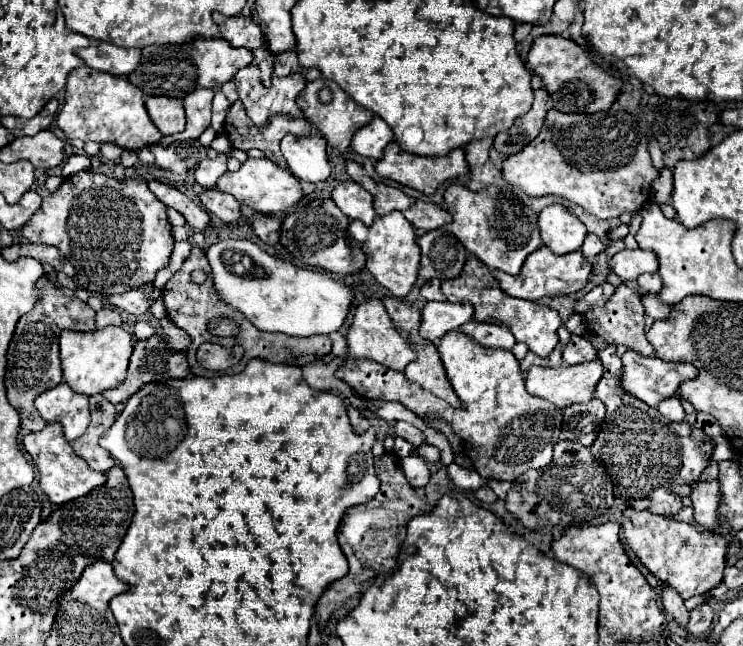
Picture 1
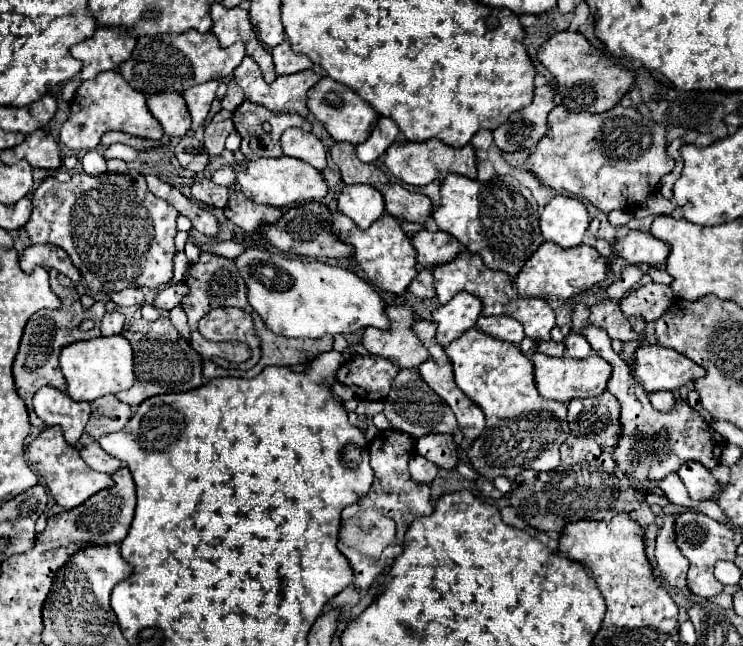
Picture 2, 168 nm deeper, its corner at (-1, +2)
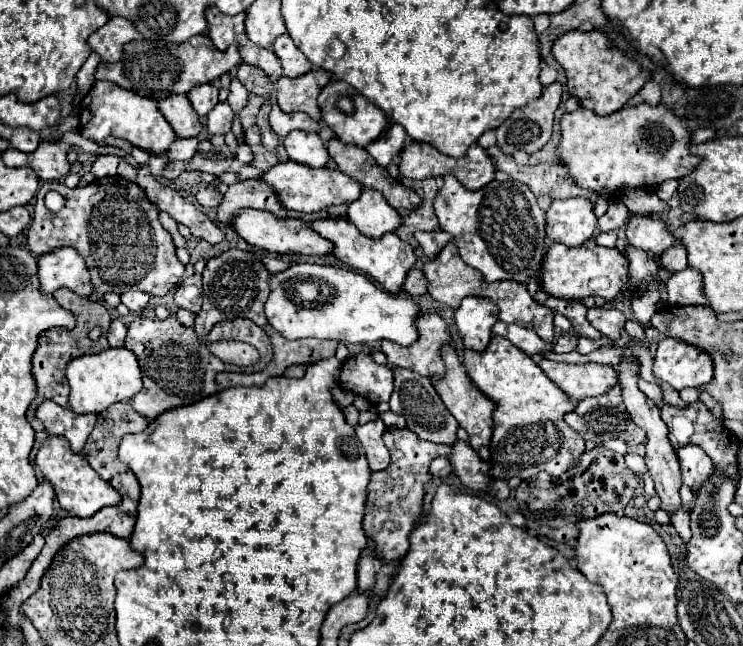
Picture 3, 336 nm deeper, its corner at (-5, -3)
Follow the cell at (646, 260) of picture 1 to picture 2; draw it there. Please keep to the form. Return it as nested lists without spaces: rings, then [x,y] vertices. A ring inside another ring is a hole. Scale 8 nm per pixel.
[[[630,231],[624,239],[618,239],[614,251],[628,265],[662,265],[668,257],[668,243],[654,239],[650,233]]]

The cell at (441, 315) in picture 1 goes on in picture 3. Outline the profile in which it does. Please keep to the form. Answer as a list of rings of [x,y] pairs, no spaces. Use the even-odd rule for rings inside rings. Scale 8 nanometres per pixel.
[[[468,296],[456,310],[454,320],[464,346],[484,350],[492,338],[492,326],[498,320],[498,310],[488,298]]]

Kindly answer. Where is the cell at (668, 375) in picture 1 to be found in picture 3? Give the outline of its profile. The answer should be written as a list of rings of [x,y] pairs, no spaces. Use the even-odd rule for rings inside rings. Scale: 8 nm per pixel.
[[[664,338],[654,356],[654,376],[676,390],[686,386],[700,388],[712,380],[712,358],[698,346]]]

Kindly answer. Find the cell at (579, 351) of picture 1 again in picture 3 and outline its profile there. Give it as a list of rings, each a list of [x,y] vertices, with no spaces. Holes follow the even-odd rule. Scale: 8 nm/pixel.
[[[602,336],[602,338],[596,338],[596,340],[592,340],[592,338],[580,338],[580,342],[578,342],[578,352],[580,354],[590,354],[592,350],[598,350],[598,348],[604,348],[606,346],[606,342],[612,342],[608,336]]]

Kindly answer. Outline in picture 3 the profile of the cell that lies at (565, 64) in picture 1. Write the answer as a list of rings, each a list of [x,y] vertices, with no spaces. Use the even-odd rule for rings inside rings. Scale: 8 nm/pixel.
[[[602,30],[564,32],[554,42],[552,54],[558,60],[558,64],[566,70],[568,92],[574,98],[578,98],[582,108],[594,110],[600,116],[608,116],[620,110],[652,78],[652,74],[644,70],[636,60],[628,58],[622,50],[614,48],[610,38]]]

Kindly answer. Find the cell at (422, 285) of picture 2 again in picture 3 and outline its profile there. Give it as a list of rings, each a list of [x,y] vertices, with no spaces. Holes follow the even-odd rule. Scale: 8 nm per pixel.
[[[418,268],[408,270],[408,276],[406,276],[406,282],[404,282],[402,288],[410,296],[422,296],[422,294],[426,294],[426,278],[424,278],[422,270],[418,270]]]

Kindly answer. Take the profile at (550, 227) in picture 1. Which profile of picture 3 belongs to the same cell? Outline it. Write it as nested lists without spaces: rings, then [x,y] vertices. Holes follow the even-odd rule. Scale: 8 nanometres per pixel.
[[[584,196],[552,202],[550,210],[546,212],[546,234],[552,242],[580,246],[588,238],[592,238],[594,230],[594,204]]]

